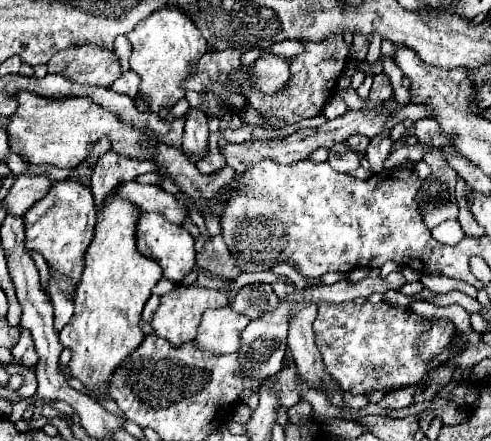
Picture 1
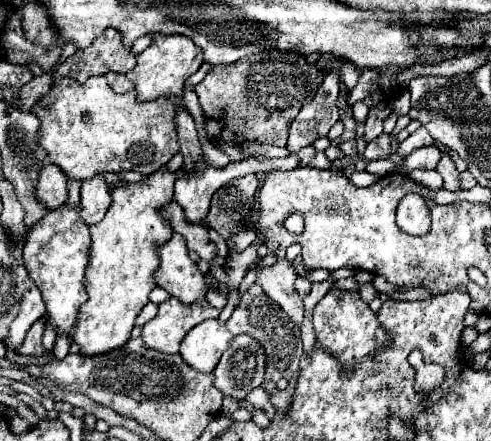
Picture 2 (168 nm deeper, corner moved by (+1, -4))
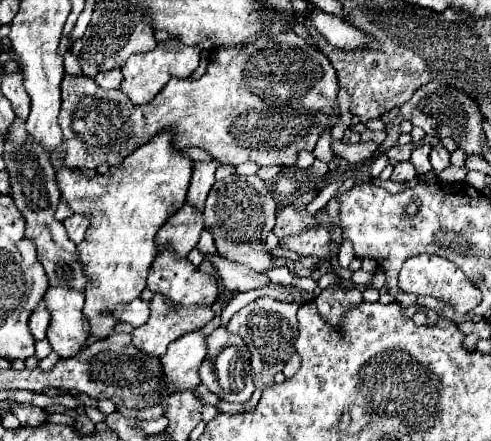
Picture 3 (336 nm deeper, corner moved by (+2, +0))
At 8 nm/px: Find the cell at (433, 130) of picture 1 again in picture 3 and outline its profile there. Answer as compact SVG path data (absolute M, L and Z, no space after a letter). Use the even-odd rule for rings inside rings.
M406 143L406 145L396 145L388 151L388 159L390 161L408 161L410 159L410 153L414 151L414 143Z

